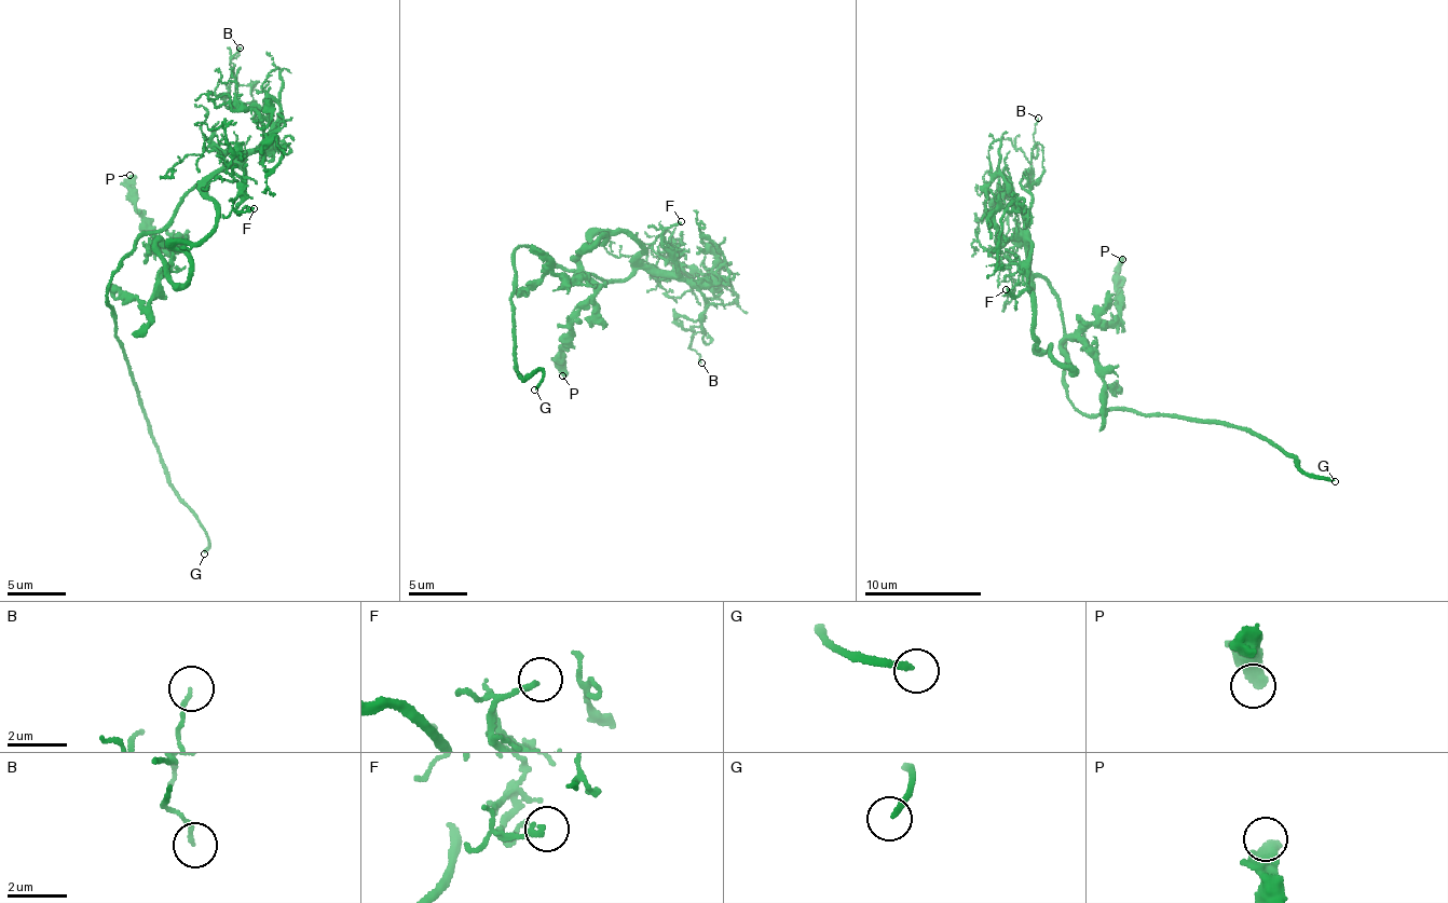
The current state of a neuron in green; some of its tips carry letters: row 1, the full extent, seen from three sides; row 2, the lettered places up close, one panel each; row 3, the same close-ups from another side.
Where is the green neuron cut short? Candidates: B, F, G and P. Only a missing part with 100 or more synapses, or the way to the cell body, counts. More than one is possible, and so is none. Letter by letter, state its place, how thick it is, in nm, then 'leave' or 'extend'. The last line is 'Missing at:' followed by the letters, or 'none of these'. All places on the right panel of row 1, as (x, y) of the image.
B: at (1038, 118); 100 nm thick; leave
F: at (1006, 289); 170 nm thick; leave
G: at (1335, 481); 190 nm thick; extend
P: at (1122, 259); 320 nm thick; leave
Missing at: G

